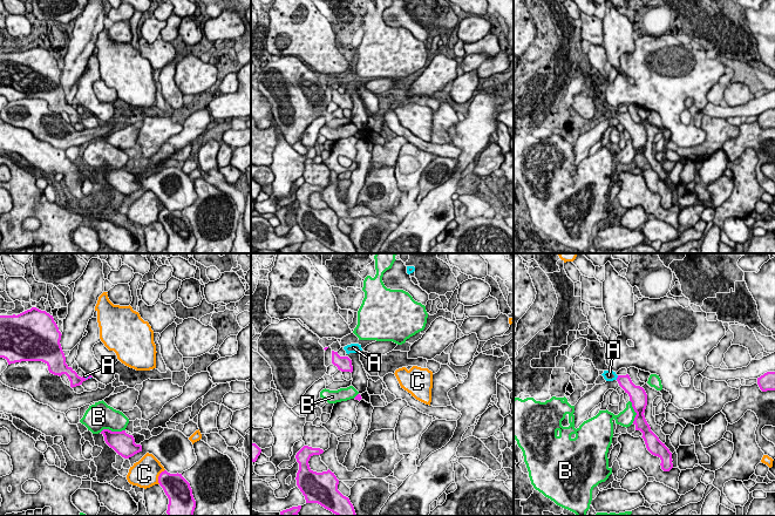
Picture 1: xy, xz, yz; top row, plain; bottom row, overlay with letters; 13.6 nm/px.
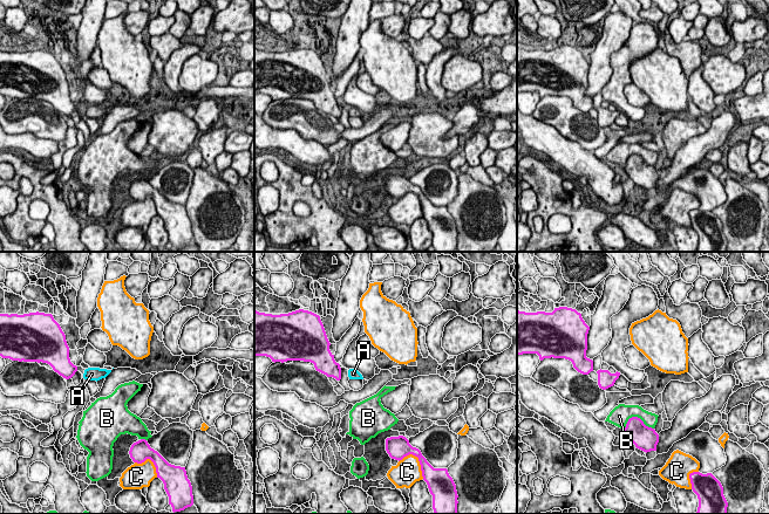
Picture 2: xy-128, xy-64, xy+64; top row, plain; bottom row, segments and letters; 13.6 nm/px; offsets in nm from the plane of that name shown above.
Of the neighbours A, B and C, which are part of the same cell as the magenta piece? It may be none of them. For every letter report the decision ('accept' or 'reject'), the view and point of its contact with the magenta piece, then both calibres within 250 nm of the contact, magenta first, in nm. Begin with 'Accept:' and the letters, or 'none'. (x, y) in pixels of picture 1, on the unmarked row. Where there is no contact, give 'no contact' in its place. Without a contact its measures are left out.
Accept: A
A: accept | yz (617, 115) | 180/160 nm
B: reject | xy (110, 168) | 300/380 nm
C: reject | xy (158, 214) | 320/380 nm

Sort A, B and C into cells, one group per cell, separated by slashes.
A / B / C

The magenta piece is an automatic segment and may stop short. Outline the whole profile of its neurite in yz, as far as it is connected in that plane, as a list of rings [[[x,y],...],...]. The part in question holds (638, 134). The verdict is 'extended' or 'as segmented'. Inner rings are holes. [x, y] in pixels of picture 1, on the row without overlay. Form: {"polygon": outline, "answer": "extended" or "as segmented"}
{"polygon": [[[609,107],[604,108],[601,113],[606,118],[617,117],[625,130],[628,131],[632,144],[637,150],[633,158],[635,168],[640,168],[643,170],[641,175],[645,178],[647,188],[661,197],[661,206],[664,209],[669,209],[673,205],[672,190],[665,183],[665,181],[662,181],[659,175],[651,168],[651,164],[644,152],[647,143],[647,131],[645,127],[640,123],[635,123],[628,111],[617,113],[616,109]]], "answer": "extended"}

